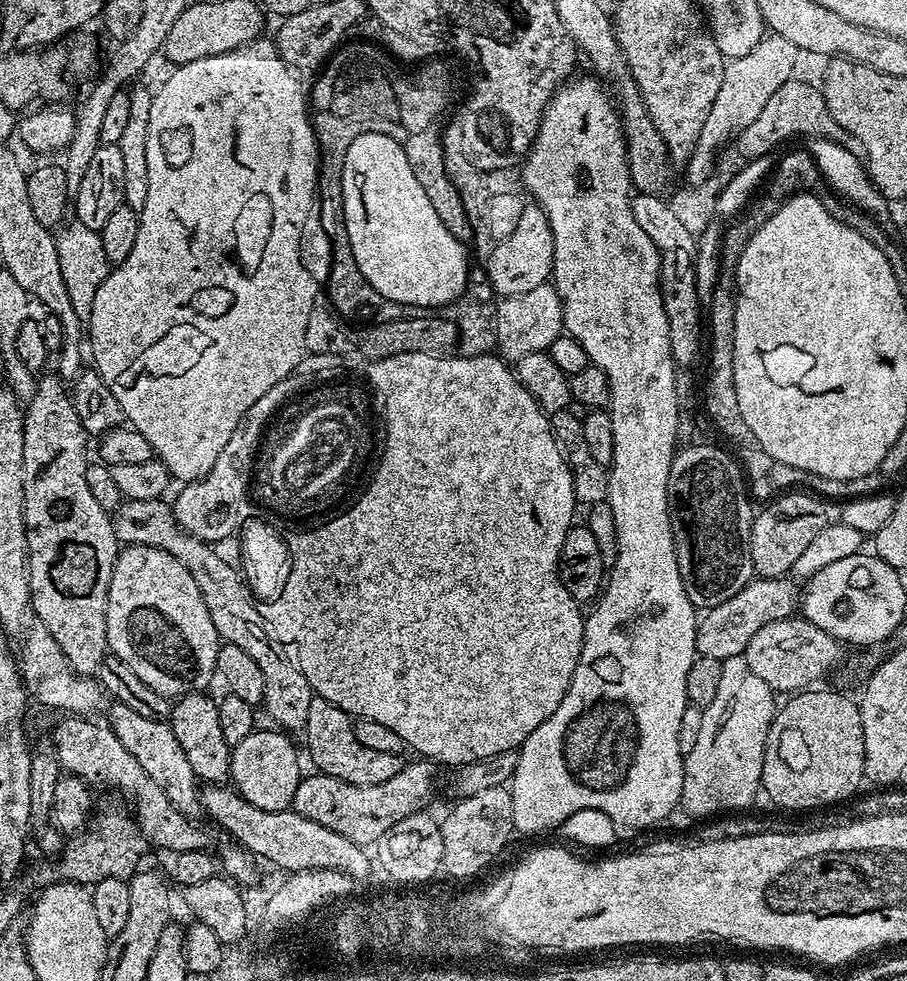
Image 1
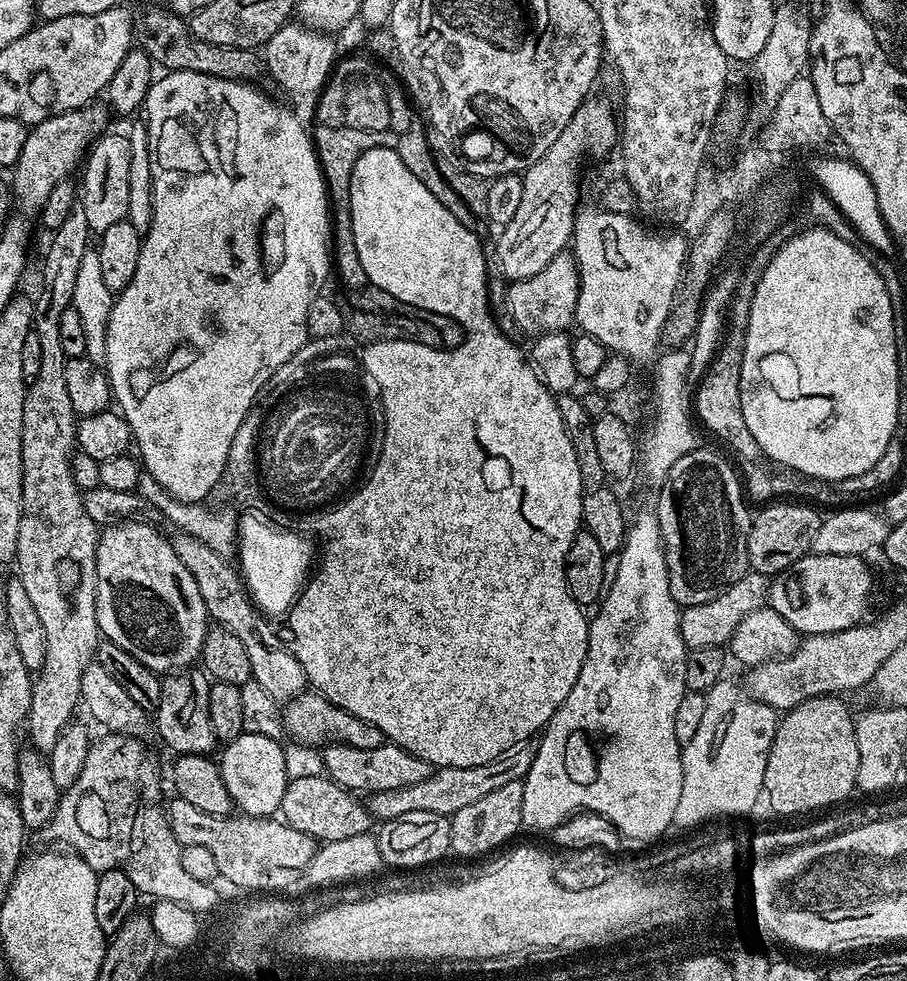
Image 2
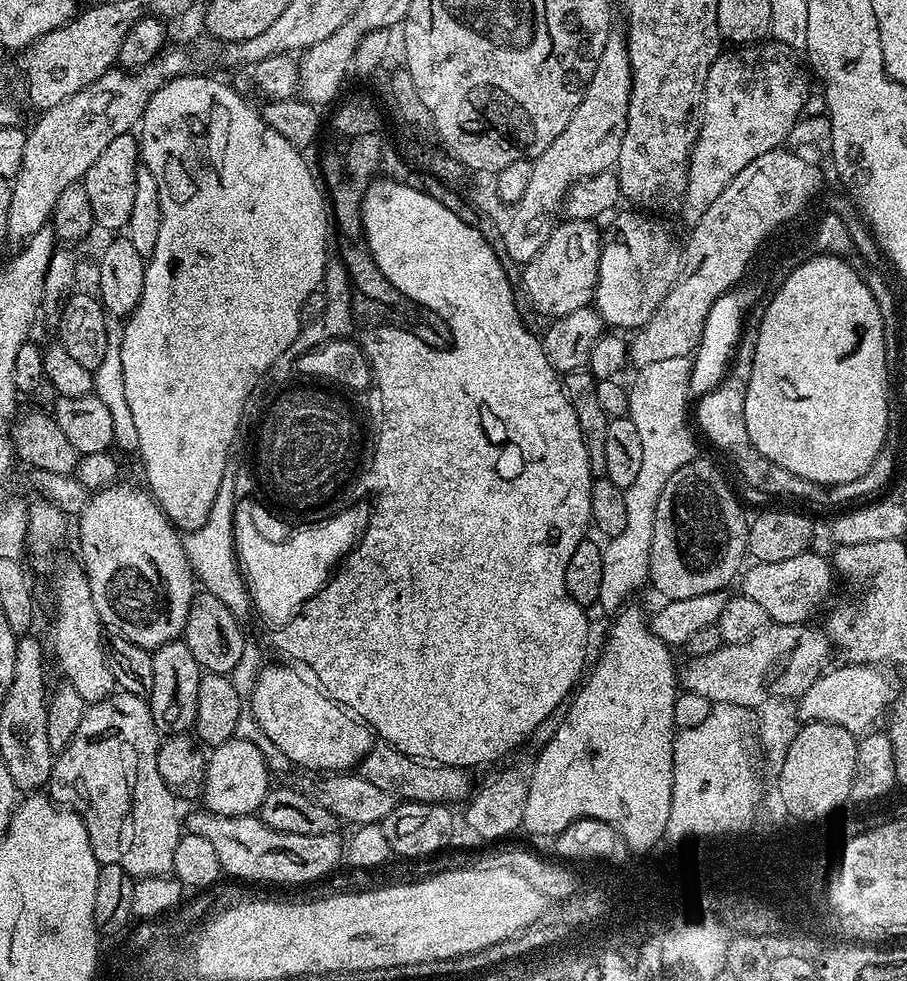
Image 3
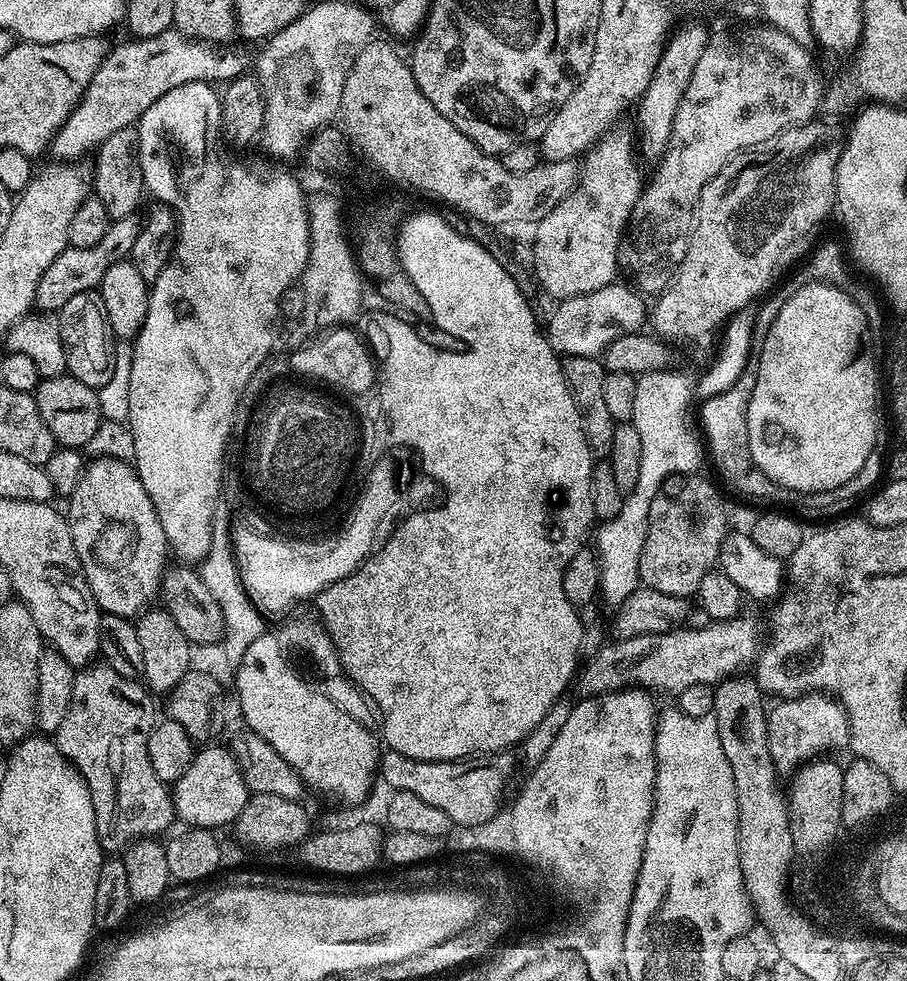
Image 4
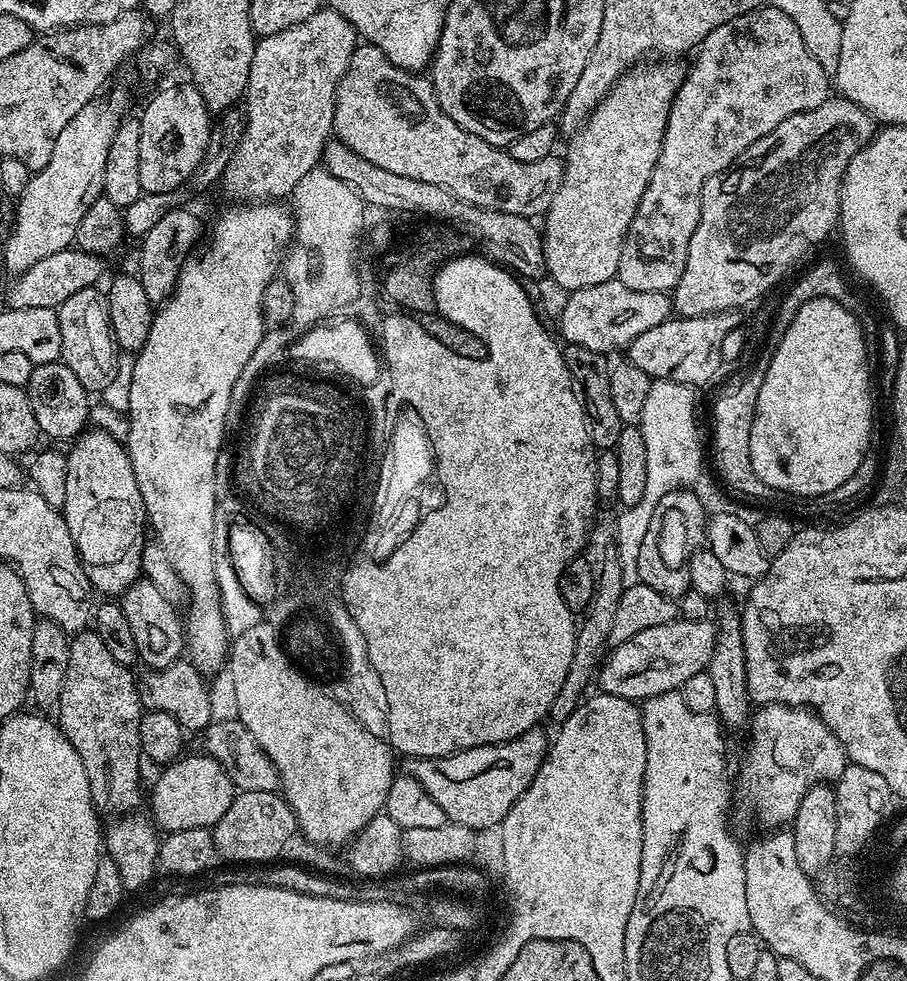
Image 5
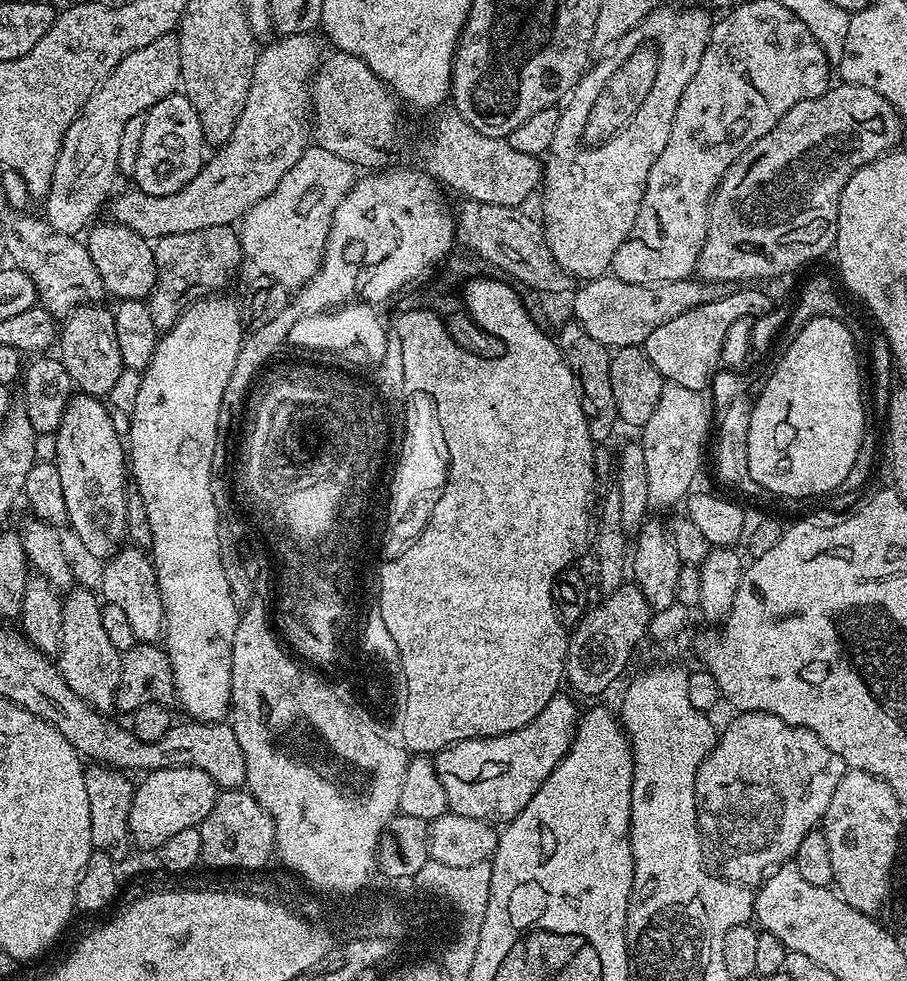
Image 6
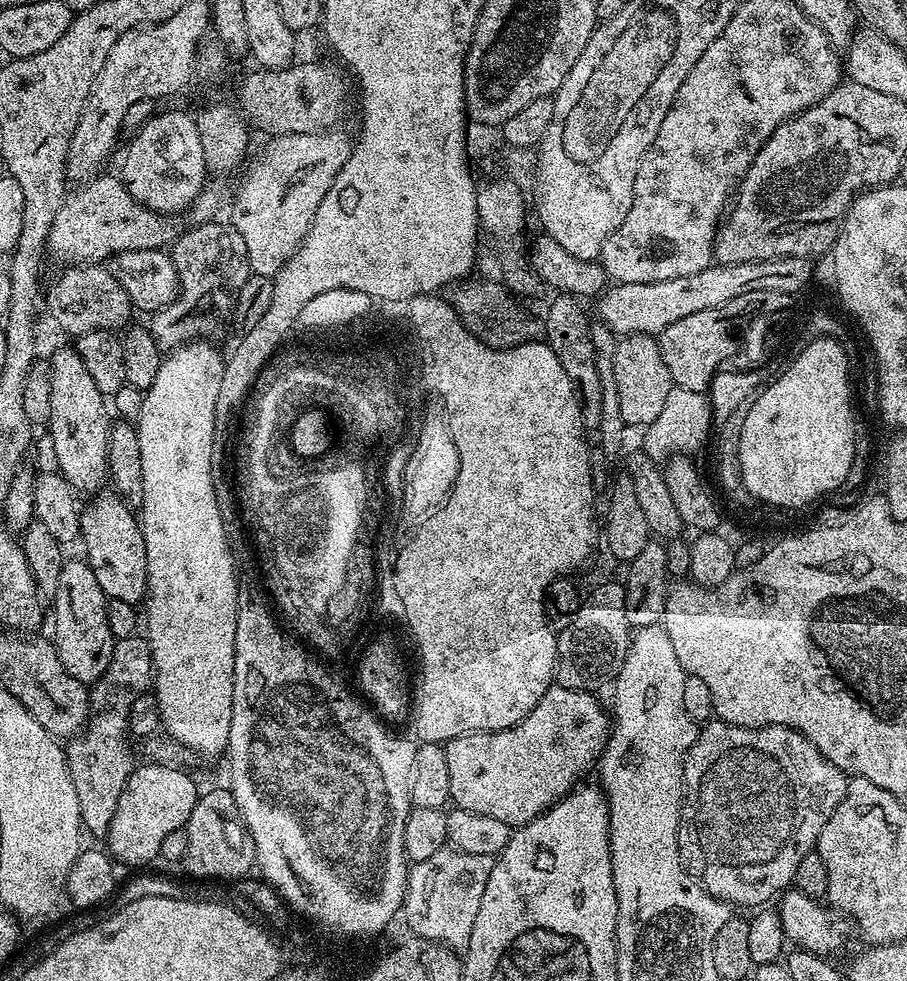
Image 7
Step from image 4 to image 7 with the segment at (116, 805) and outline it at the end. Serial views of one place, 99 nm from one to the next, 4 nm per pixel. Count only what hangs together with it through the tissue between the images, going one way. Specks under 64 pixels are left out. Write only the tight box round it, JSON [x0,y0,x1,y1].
[54,559,116,686]

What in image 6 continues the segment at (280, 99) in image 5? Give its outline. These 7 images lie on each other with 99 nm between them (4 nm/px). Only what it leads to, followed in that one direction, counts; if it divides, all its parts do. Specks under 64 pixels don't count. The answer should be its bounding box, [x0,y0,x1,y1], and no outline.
[111,35,321,242]

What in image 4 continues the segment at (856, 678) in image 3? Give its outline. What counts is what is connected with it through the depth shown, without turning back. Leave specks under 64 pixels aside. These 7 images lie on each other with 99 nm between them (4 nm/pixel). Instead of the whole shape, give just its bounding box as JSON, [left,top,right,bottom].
[768,690,849,773]

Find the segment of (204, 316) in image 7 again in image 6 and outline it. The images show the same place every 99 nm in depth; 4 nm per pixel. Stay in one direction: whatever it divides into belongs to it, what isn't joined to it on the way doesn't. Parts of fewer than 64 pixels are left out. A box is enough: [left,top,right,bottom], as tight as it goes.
[146,226,242,330]

